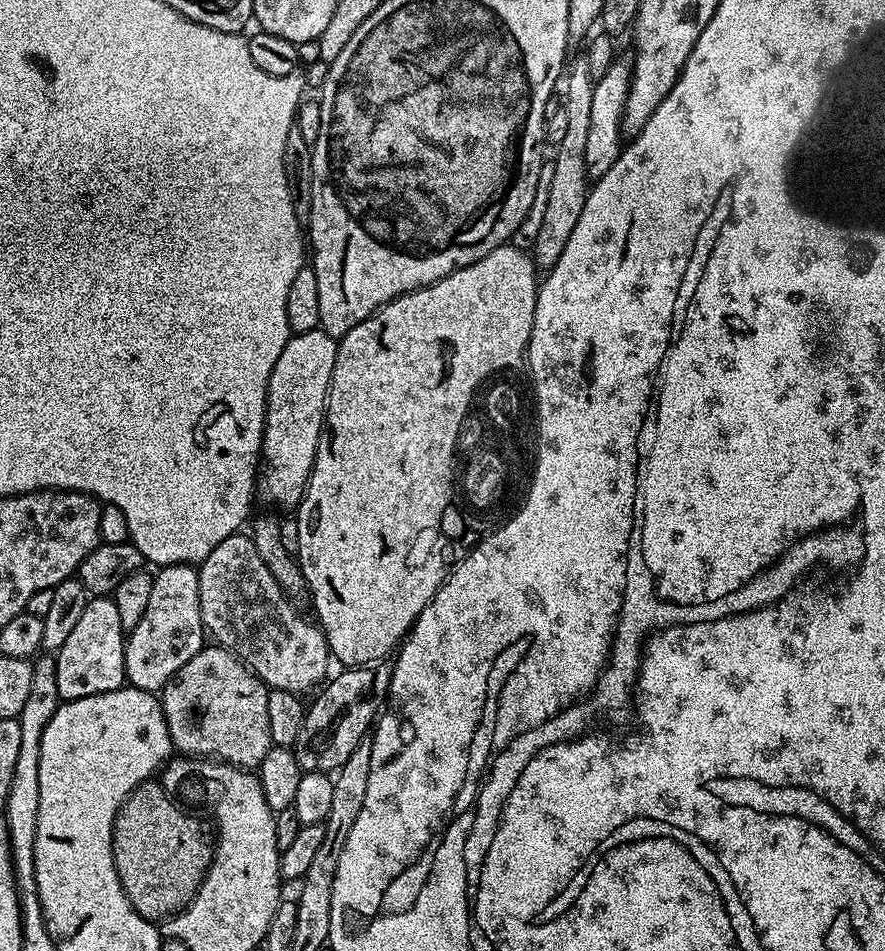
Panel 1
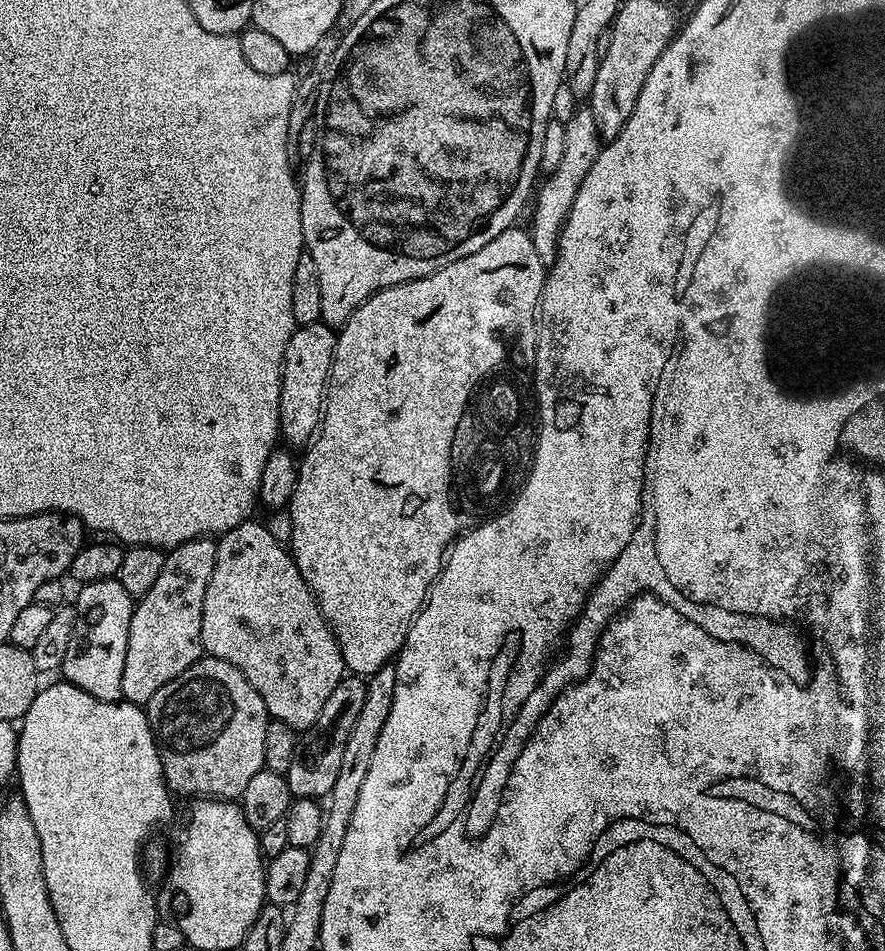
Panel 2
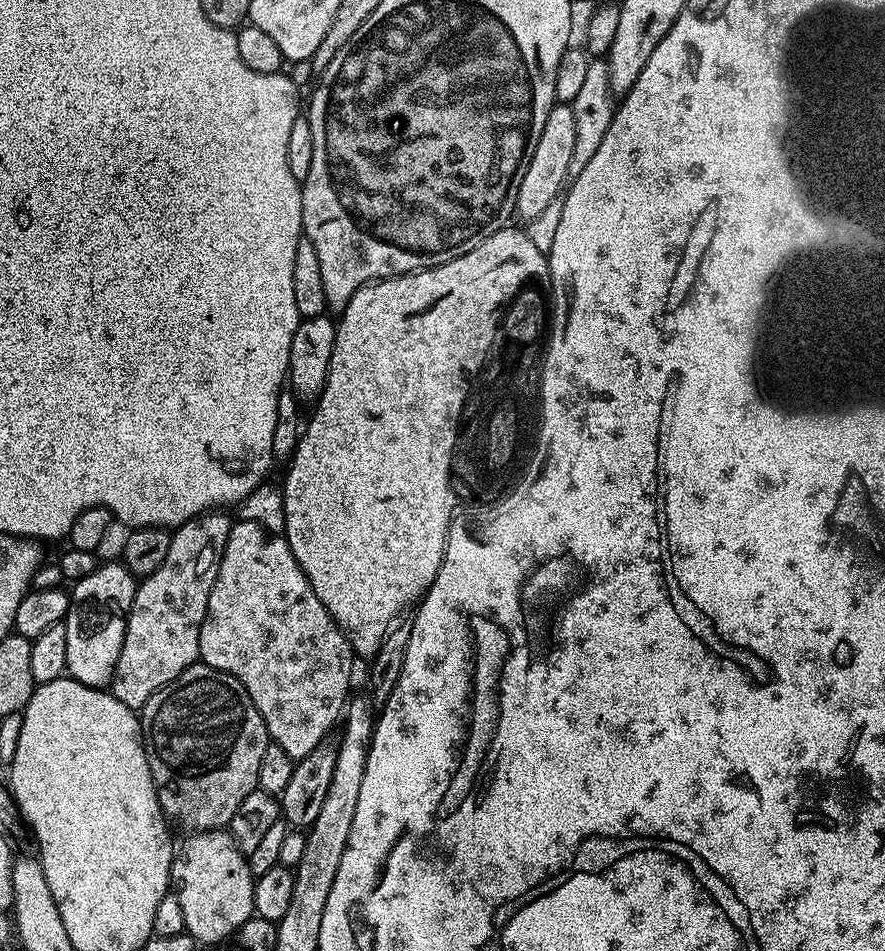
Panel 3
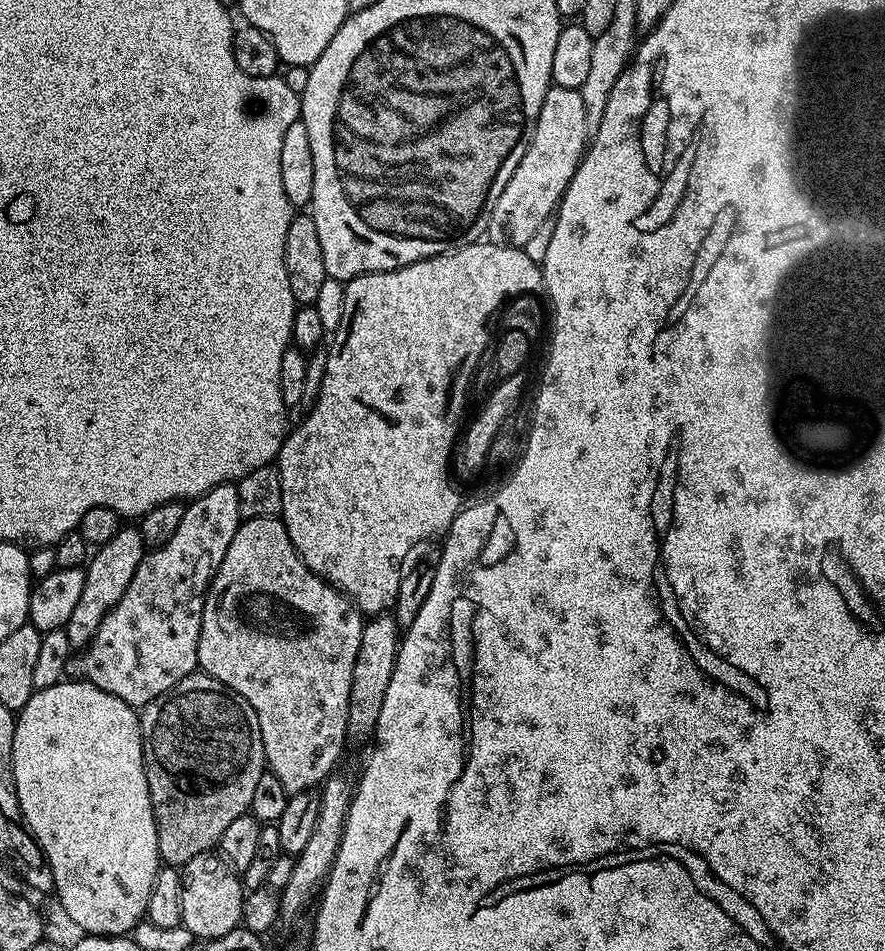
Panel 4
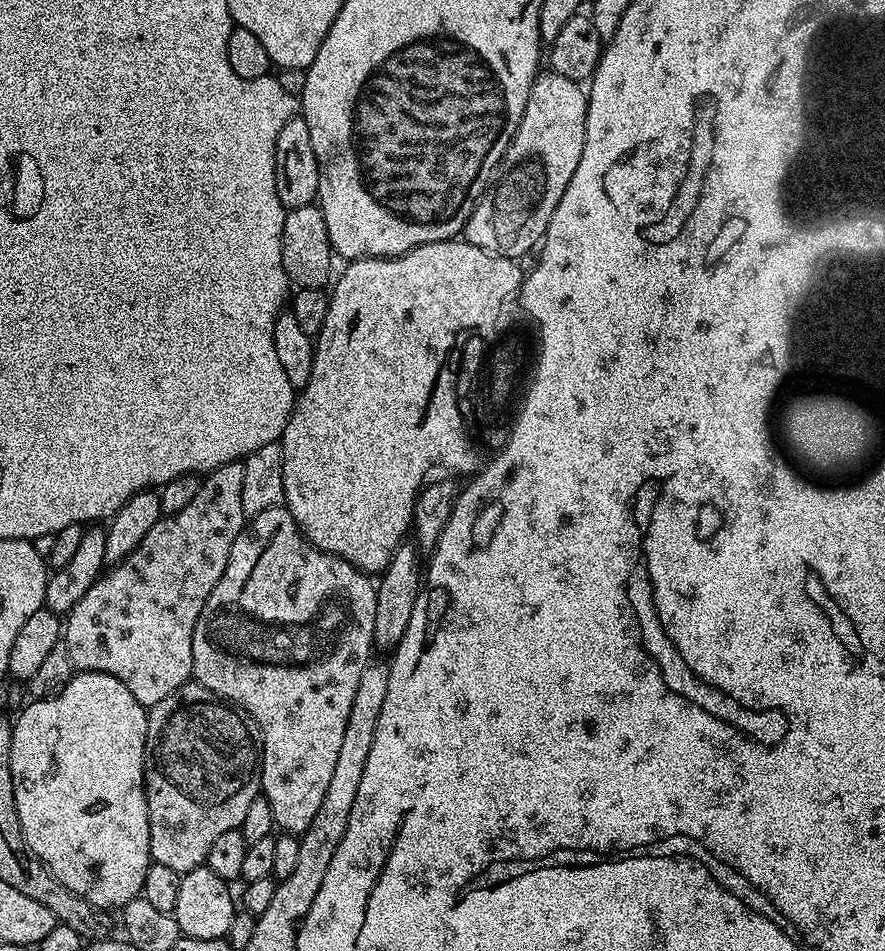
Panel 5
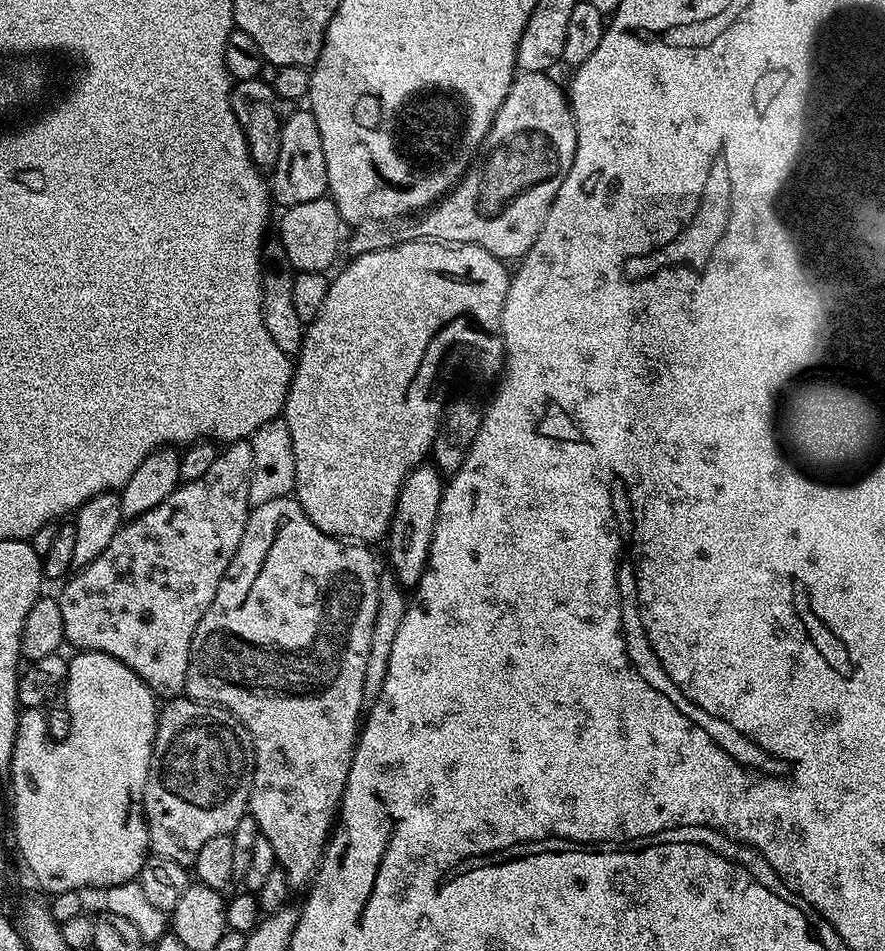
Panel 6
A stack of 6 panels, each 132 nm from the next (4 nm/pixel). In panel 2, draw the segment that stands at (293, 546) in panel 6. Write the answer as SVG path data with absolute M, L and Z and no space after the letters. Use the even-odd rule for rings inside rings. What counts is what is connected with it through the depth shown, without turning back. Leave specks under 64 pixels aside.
M249 518L216 540L214 574L210 574L206 598L202 602L200 643L207 655L217 656L242 670L250 686L258 690L262 702L266 702L271 719L305 730L312 727L327 698L346 676L342 650L324 621L316 595L308 589L291 551L270 534L267 523L255 524L254 521Z

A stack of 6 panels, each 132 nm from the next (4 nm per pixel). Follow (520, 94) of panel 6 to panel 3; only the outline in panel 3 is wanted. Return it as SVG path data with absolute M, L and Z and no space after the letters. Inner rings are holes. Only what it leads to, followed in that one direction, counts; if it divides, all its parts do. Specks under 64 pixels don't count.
M557 102L553 104L550 114L546 114L546 122L542 126L542 138L538 138L538 146L534 146L534 154L530 154L530 166L526 166L526 174L522 174L522 182L516 195L515 215L521 216L524 222L531 222L546 210L546 206L564 188L566 169L574 150L574 110L571 103Z

